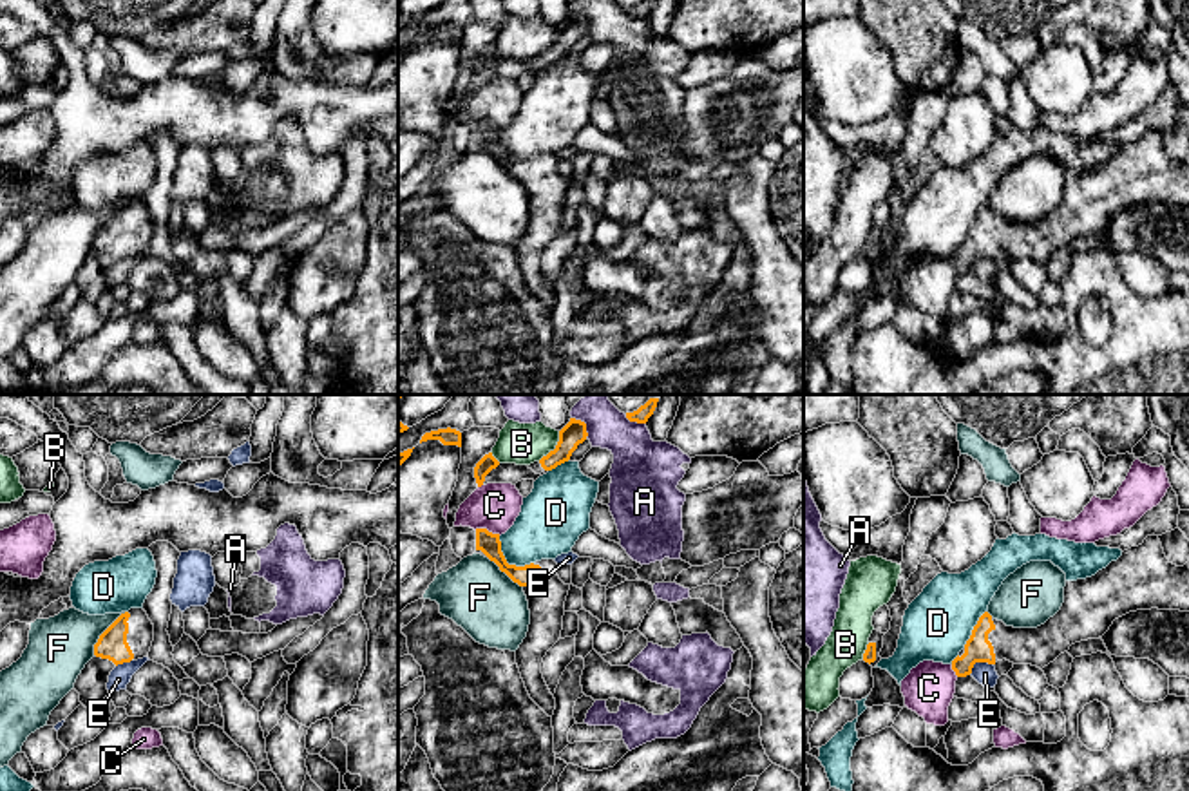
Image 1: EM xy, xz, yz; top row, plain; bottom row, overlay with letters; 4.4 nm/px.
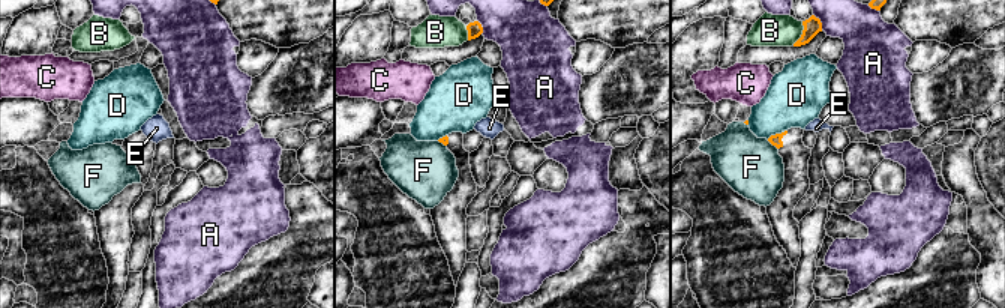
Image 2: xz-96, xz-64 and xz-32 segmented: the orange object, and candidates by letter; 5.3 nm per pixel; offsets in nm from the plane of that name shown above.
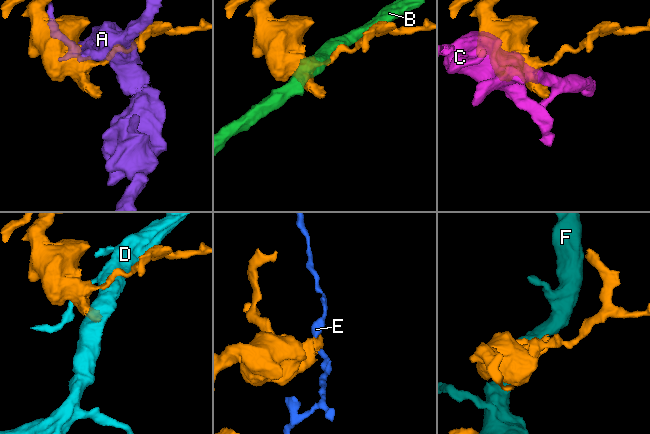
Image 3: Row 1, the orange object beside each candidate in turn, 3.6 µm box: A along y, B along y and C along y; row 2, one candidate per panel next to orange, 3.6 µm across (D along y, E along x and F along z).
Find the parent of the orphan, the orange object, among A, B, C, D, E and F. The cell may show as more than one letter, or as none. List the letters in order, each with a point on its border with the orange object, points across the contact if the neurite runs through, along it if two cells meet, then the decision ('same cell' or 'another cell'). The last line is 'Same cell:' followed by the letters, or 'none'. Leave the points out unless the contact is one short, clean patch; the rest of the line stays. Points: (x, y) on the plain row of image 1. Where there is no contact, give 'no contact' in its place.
A: xz (585, 19) | another cell
B: xz (556, 42) | along xz (560, 26), (558, 38), (538, 55) | another cell
C: xz (487, 125) | another cell
D: xz (505, 156) | another cell
E: yz (978, 256) | along yz (992, 257), (976, 257), (969, 268) | another cell
F: xy (104, 227) | another cell
Same cell: none

